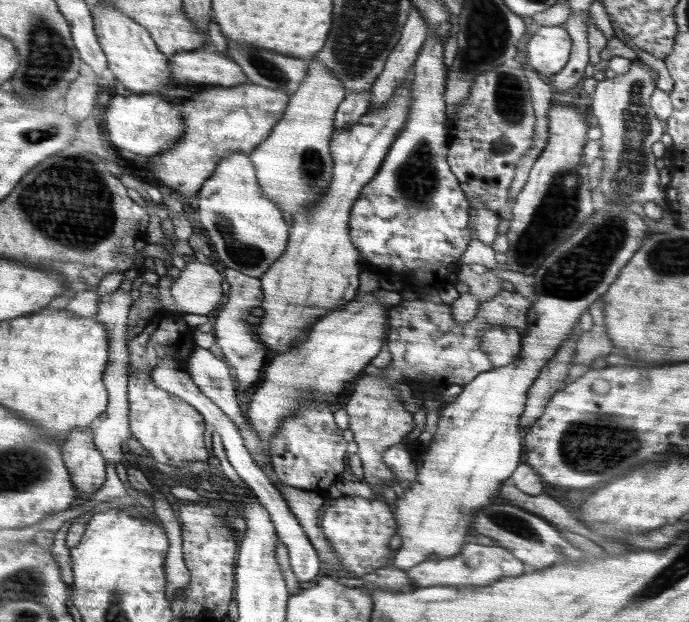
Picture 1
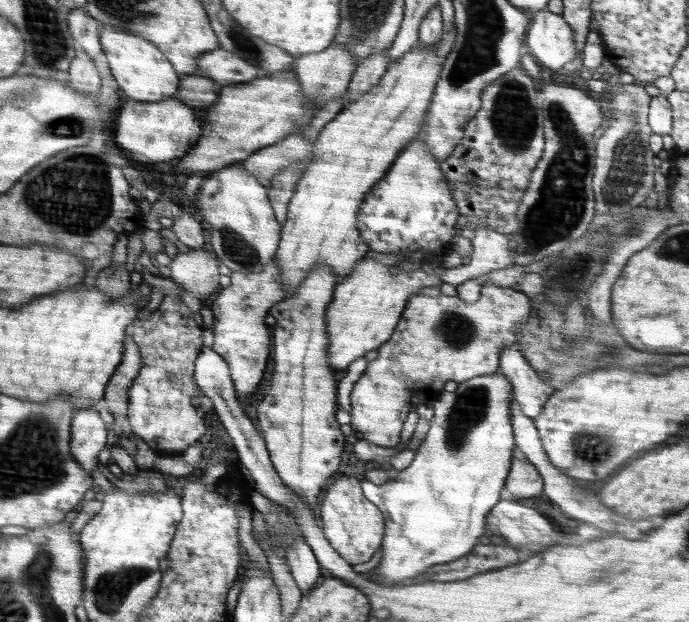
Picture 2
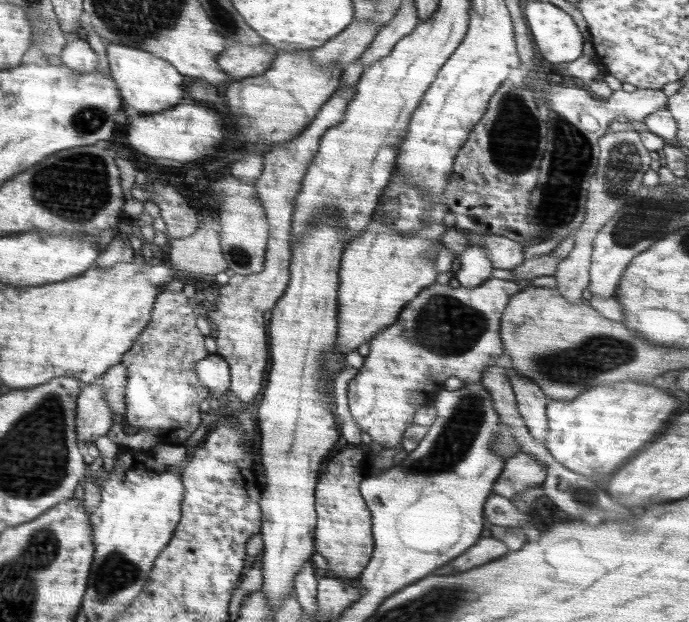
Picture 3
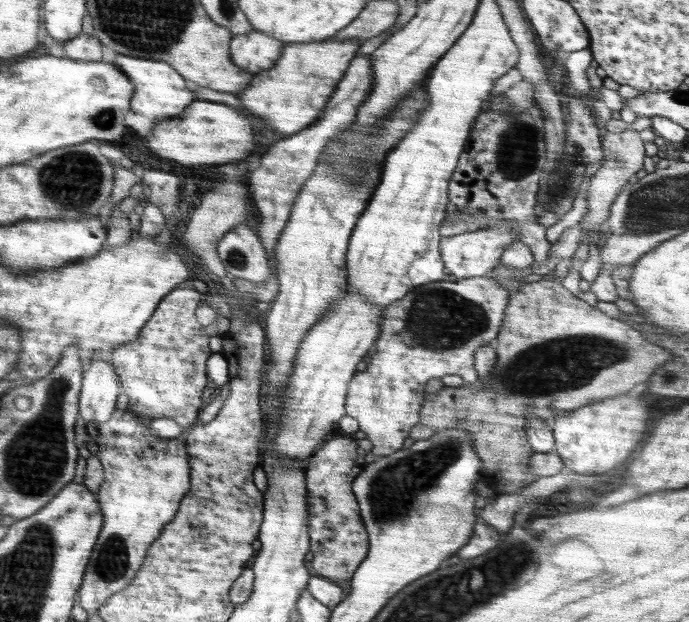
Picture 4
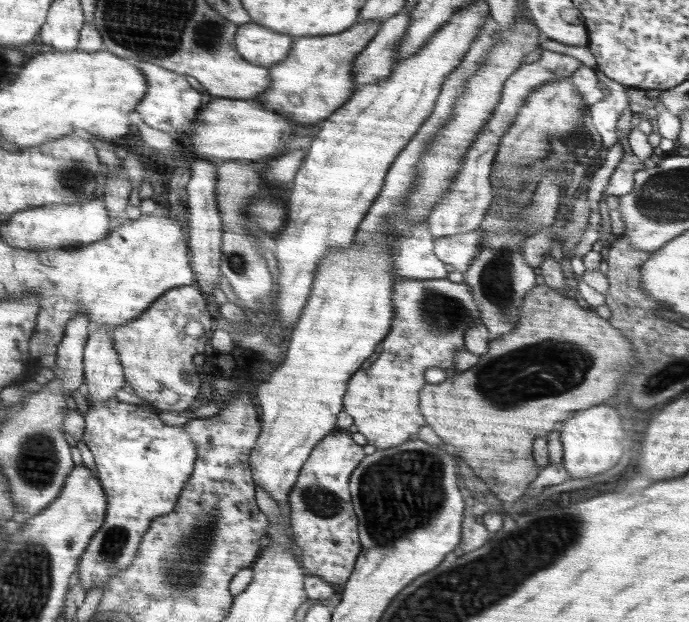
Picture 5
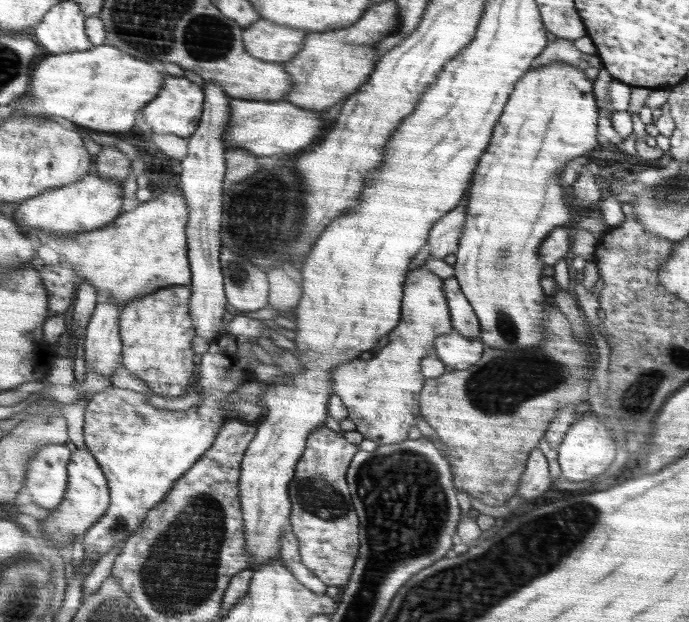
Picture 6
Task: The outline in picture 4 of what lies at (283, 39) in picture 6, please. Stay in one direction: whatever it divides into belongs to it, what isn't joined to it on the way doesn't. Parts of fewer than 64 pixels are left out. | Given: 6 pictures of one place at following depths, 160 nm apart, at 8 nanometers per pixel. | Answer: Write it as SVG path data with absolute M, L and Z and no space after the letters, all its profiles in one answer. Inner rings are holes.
M252 30L248 34L236 34L230 42L231 58L235 65L252 74L260 74L274 66L280 58L282 41Z

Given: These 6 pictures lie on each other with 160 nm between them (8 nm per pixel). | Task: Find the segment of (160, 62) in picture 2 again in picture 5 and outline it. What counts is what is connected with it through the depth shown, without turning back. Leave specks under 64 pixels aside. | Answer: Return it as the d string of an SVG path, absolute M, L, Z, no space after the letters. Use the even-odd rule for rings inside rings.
M142 62L140 70L144 70L143 74L146 75L146 78L152 78L152 80L148 80L147 94L137 107L142 120L156 130L167 132L172 138L178 139L180 136L184 136L191 128L190 124L194 122L196 114L199 114L198 108L202 104L198 88L196 90L190 88L189 77L179 75L175 71L164 70L150 62L148 64Z

